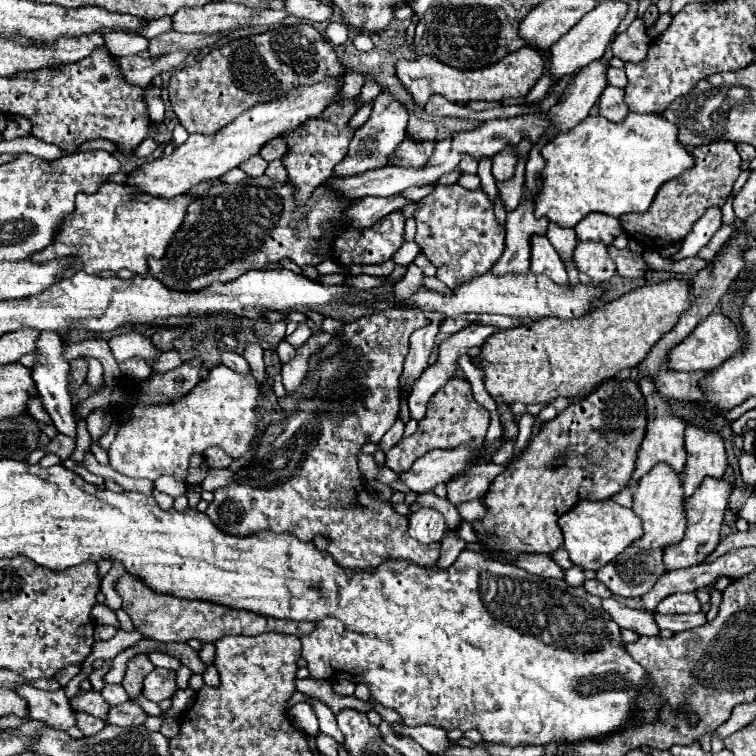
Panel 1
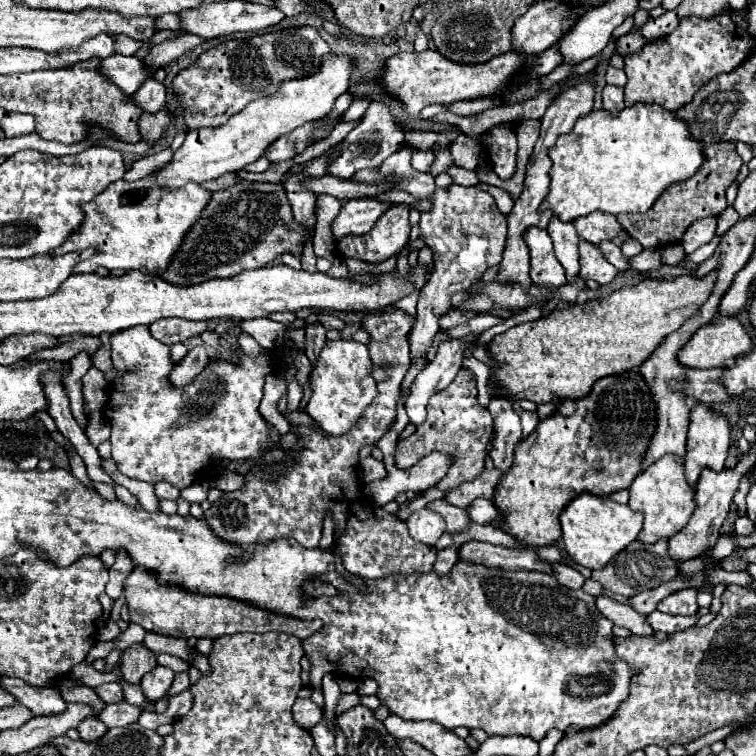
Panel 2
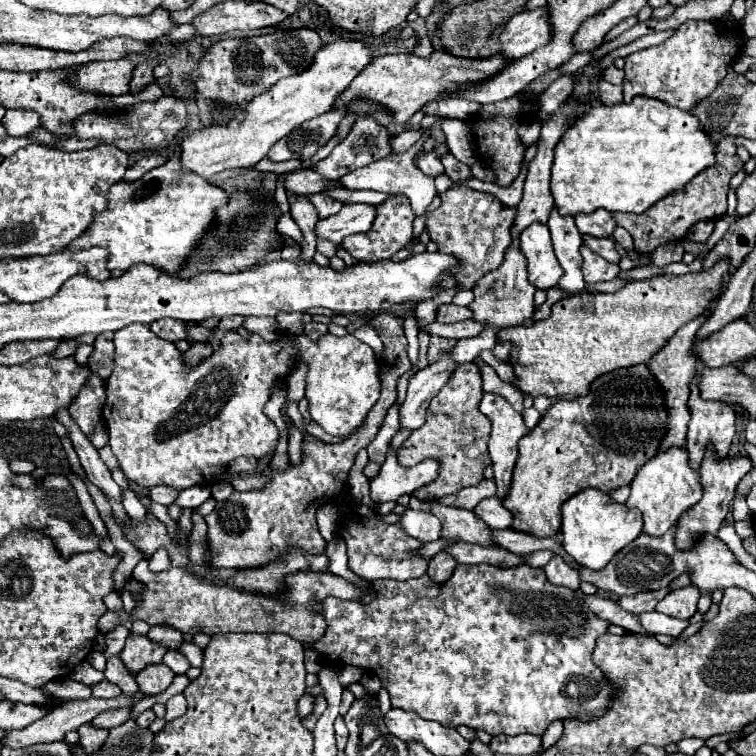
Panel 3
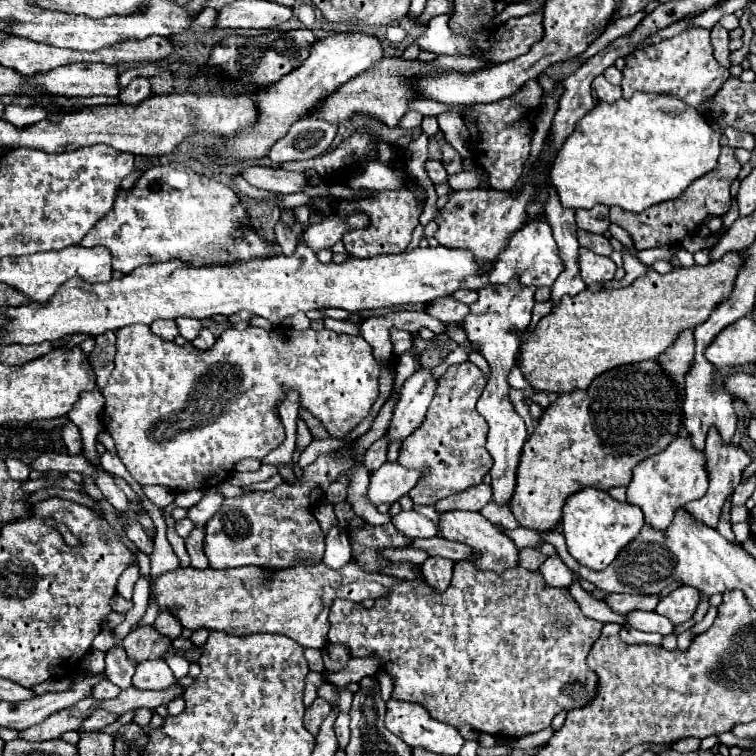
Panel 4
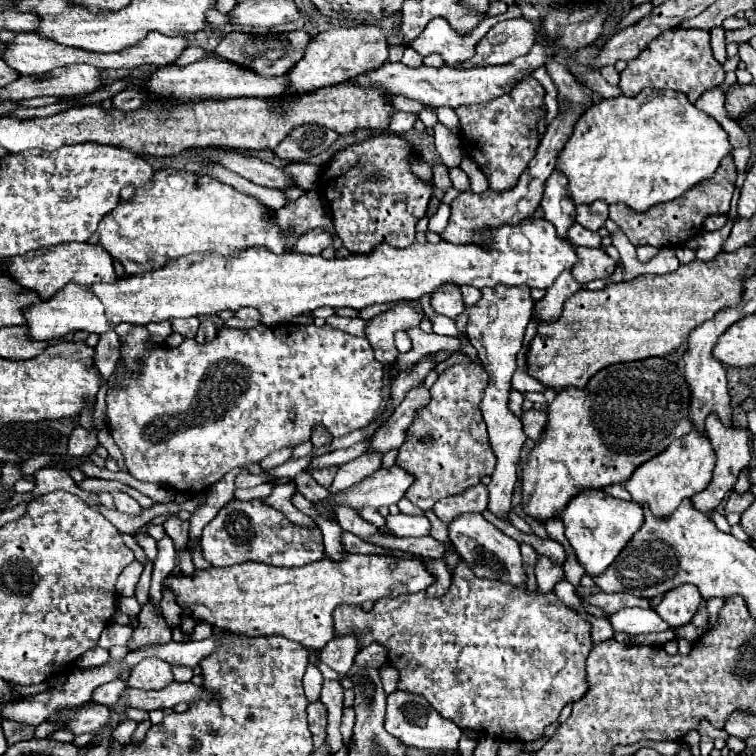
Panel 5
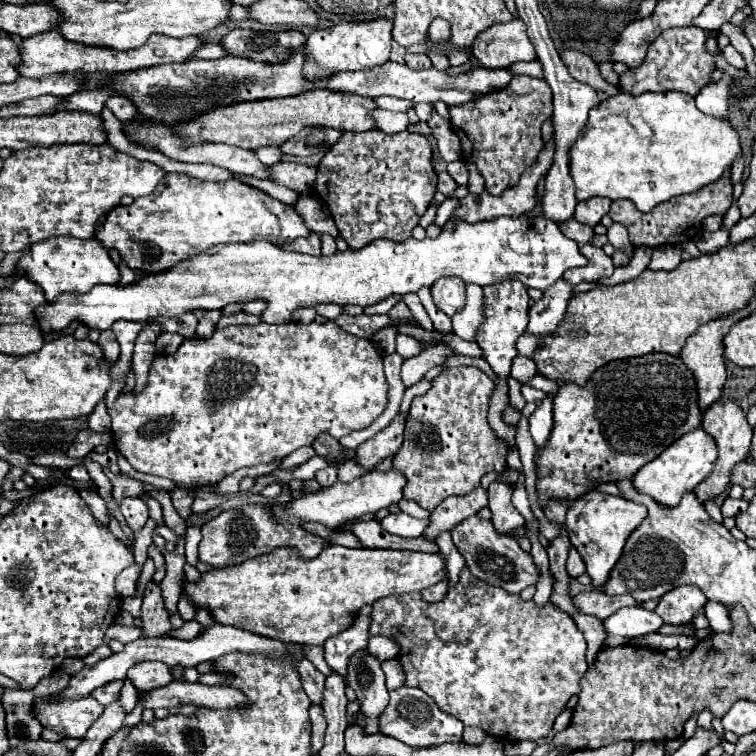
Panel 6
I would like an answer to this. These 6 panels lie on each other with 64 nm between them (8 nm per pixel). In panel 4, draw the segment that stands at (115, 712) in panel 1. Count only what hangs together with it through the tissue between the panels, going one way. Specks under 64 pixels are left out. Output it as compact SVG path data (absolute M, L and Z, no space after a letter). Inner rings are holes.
M96 710L92 712L90 718L86 718L82 722L82 730L102 730L106 726L110 726L112 722L116 722L120 716L112 714L112 712L104 712L104 710Z

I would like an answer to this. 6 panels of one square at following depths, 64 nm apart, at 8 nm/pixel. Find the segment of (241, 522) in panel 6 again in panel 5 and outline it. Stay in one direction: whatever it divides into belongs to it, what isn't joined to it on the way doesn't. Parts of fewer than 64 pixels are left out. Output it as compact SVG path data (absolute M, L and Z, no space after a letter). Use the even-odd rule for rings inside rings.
M230 500L222 510L216 514L212 522L208 522L202 530L202 552L204 558L212 566L234 566L234 564L244 564L244 562L264 562L270 566L304 566L312 564L316 560L324 558L324 544L322 544L322 534L320 528L304 528L298 524L292 524L280 510L268 506L264 500Z

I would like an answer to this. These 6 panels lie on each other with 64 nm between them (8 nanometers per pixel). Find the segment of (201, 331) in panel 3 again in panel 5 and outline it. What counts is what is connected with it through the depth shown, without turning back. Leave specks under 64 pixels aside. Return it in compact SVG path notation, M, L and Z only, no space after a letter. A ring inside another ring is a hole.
M178 318L178 320L170 320L172 322L172 330L182 334L184 338L194 338L198 332L198 318Z

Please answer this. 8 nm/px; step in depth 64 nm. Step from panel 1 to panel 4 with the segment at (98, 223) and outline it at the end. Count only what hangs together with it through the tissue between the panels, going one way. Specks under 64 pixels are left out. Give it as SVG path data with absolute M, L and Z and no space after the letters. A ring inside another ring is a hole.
M164 164L152 166L144 170L144 174L136 180L130 190L118 190L114 200L114 208L98 220L94 232L86 234L82 246L106 246L112 252L112 268L124 274L130 274L134 268L142 264L158 264L162 260L186 260L188 264L204 264L204 262L238 262L238 260L252 260L254 256L268 256L272 254L272 244L264 242L256 230L246 230L242 240L234 240L234 230L238 228L238 220L246 218L248 210L238 200L238 196L226 186L216 180L210 180L184 164Z

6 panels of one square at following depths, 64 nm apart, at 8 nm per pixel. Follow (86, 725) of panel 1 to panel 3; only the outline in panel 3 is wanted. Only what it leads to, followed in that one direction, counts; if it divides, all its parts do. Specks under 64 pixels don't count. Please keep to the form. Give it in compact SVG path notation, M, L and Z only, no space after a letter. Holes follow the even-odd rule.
M82 724L82 728L78 728L78 734L80 734L80 744L86 752L96 752L106 736L108 736L108 730L102 730L102 728L94 728L92 724Z

